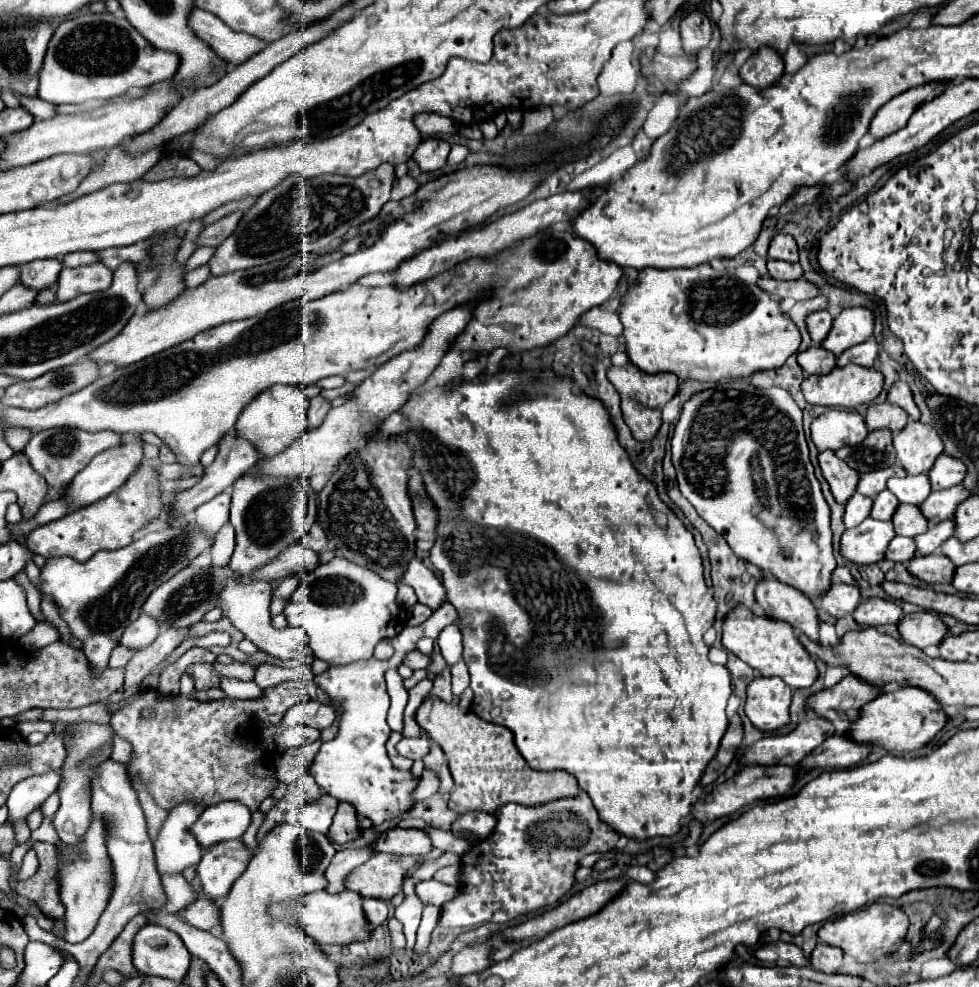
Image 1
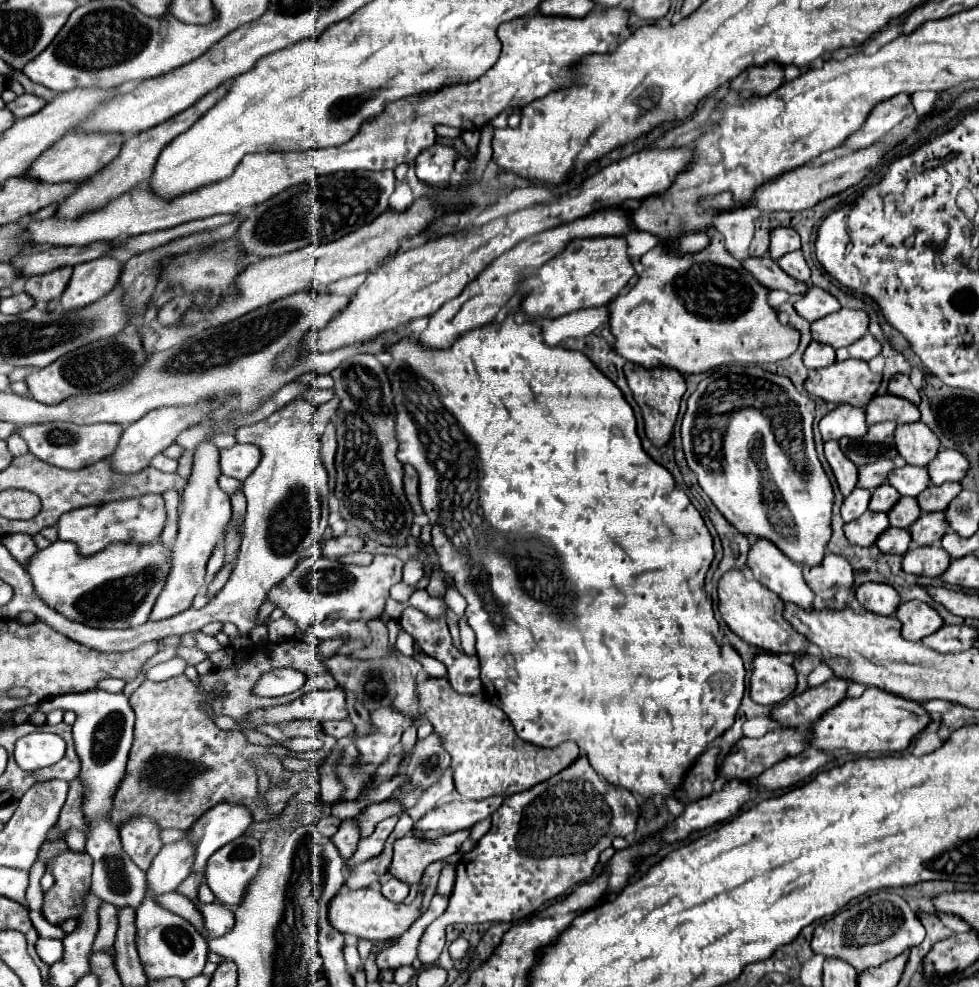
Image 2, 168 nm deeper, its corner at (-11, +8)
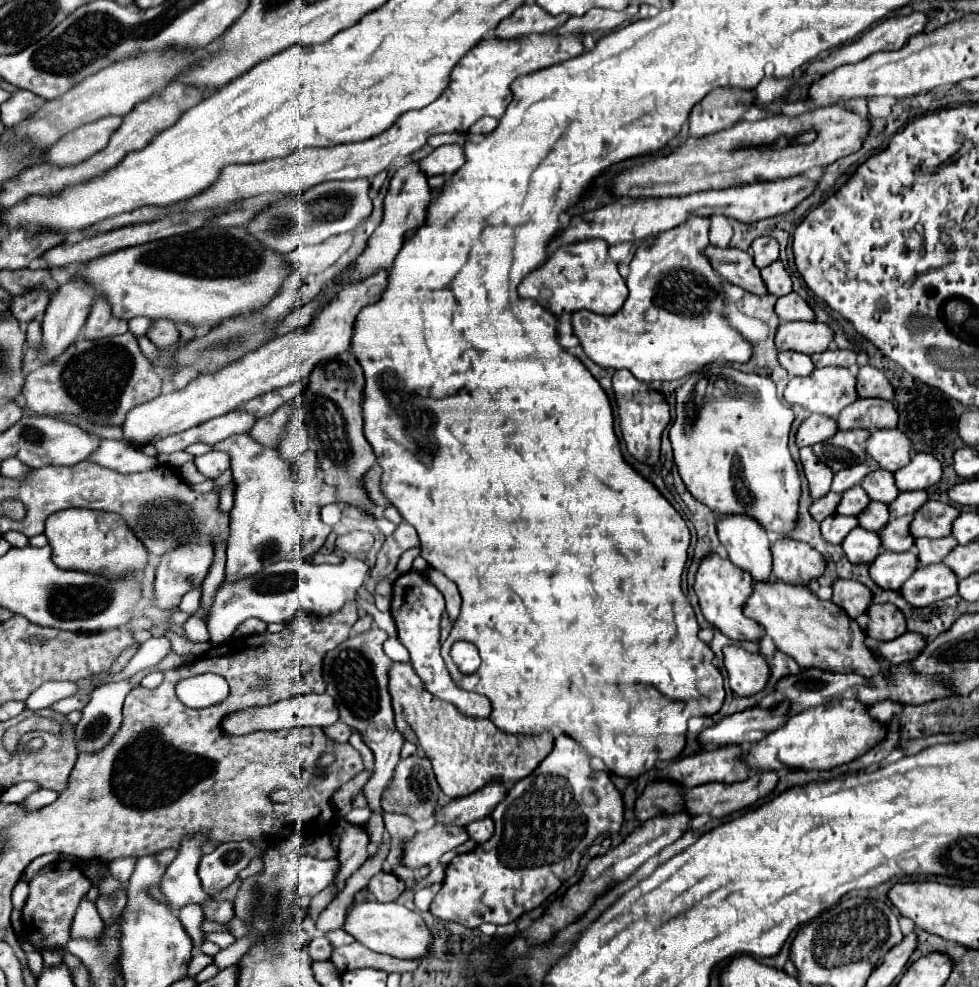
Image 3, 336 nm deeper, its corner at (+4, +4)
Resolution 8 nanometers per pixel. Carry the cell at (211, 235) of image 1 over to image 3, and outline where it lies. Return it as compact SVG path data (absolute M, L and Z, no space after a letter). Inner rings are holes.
M99 297L85 323L85 339L101 339L101 337L119 335L125 331L127 331L127 321L115 319L111 315L109 303L103 297Z

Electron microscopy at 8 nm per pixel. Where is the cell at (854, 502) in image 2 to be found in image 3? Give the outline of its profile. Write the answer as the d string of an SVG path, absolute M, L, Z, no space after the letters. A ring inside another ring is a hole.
M829 491L825 497L821 497L821 499L813 501L813 505L809 507L811 517L813 517L815 521L819 521L819 523L821 523L825 517L829 517L829 515L833 515L833 513L835 513L839 499L841 499L841 495L839 495L839 493Z

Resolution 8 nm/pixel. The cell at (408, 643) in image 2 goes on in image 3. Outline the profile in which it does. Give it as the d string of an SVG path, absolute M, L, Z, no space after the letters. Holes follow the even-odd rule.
M357 595L357 603L372 615L374 622L376 622L376 625L378 625L380 629L385 630L390 637L397 636L395 621L390 612L379 611L374 603L369 603L369 601L361 599L359 595ZM363 603L365 603L365 605L363 605Z

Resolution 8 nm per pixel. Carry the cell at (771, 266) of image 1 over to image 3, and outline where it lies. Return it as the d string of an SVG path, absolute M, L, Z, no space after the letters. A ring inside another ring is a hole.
M775 261L775 263L767 265L765 269L761 269L761 277L763 277L763 283L765 283L769 295L783 297L783 295L791 293L791 277L785 271L785 267L781 265L781 261Z

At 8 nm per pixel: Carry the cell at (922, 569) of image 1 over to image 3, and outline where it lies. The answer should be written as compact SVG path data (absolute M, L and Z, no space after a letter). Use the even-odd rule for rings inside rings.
M881 551L869 565L869 575L877 587L897 591L915 569L917 569L917 555L913 551L905 553Z

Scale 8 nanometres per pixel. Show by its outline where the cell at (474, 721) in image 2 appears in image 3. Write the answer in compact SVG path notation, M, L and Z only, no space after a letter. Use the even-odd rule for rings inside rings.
M391 663L389 693L393 699L399 731L403 733L403 725L411 727L415 743L423 749L425 757L433 765L437 783L451 799L475 793L489 781L497 779L511 785L511 781L519 781L533 773L533 769L553 749L553 733L541 733L537 737L509 737L507 733L501 733L501 729L497 729L497 725L493 725L489 719L465 717L451 703L427 693L409 663Z

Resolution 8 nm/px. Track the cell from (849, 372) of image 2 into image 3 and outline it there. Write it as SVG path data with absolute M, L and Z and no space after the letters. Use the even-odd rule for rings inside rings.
M843 367L815 369L807 377L793 377L789 381L789 385L785 387L785 401L787 403L801 405L801 407L809 409L811 413L821 413L821 415L827 415L827 417L833 417L833 419L837 419L841 409L845 409L855 399L857 399L855 377L847 369L843 369Z

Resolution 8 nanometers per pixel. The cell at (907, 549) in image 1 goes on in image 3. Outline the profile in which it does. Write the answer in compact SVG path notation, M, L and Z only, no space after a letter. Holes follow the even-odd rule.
M857 527L841 541L841 547L851 563L871 563L881 551L881 541L877 533Z

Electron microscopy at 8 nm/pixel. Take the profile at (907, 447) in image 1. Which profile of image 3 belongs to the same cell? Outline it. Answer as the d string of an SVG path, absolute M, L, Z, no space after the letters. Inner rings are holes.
M877 429L869 435L865 451L881 469L895 471L911 461L911 441L899 429Z

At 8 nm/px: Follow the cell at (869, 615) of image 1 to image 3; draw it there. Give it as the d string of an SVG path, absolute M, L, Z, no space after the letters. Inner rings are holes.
M837 579L837 581L833 581L831 589L833 589L831 601L835 605L839 605L853 619L863 615L871 603L871 591L865 585L861 585L859 581Z

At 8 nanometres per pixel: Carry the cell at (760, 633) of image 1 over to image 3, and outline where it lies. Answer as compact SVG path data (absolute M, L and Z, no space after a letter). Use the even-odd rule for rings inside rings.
M707 553L699 563L693 589L699 597L699 607L705 619L713 623L721 633L735 641L759 641L761 637L759 623L743 615L743 603L753 591L753 579L749 577L749 573L737 569L737 565L733 565L729 559L723 559L719 553Z

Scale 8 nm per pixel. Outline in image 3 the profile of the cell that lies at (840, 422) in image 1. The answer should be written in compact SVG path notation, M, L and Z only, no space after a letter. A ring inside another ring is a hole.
M811 415L809 419L805 419L799 429L797 429L797 437L795 437L795 445L799 449L803 447L813 447L815 443L821 443L829 437L833 437L837 433L837 423L831 417L825 415Z

